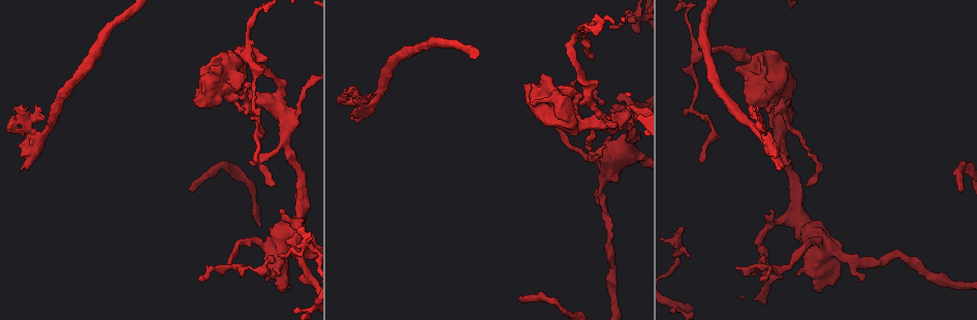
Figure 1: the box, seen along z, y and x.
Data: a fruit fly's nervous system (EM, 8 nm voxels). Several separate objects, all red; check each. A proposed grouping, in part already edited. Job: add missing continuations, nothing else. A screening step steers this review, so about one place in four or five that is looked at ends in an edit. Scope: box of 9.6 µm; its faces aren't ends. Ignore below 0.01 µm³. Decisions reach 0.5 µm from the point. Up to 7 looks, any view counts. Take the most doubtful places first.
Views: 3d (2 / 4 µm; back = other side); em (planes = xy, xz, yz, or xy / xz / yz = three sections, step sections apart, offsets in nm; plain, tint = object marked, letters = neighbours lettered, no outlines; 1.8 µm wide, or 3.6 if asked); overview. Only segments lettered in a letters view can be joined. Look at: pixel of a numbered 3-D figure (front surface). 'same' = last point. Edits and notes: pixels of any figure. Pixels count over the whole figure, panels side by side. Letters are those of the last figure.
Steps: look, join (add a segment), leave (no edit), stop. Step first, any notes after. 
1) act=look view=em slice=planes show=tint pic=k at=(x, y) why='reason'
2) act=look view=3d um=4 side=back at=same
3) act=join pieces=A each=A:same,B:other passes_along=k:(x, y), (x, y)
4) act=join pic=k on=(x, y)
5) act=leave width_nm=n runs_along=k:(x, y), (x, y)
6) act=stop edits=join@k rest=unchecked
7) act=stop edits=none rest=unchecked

act=look view=em slice=planes show=letters pic=1 at=(777, 168) why='an open end'

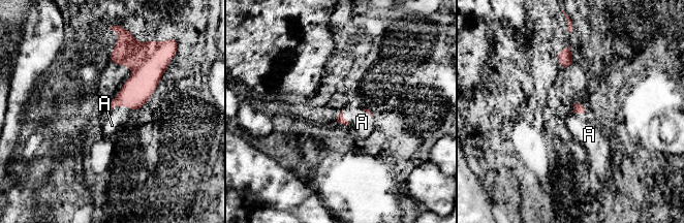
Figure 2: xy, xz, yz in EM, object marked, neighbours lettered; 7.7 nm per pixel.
act=join pieces=A each=A:same passes_along=2:(137, 89), (120, 105), (112, 125) found='it goes on there'

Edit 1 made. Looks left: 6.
act=look view=3d um=4 pic=1 at=(779, 76) why='abrupt turn'

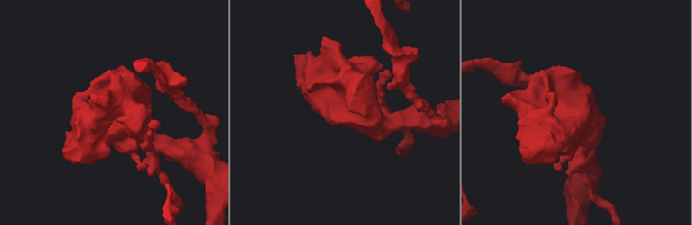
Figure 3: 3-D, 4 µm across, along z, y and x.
act=look view=em um=3.6 slice=planes show=letters pic=3 at=(573, 111)

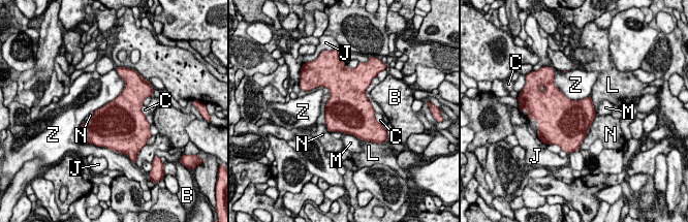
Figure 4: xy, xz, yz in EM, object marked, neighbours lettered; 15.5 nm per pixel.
act=leave each=B:other,C:other,J:other,L:other,M:other,N:other,Z:other border=4:(123, 80), (123, 90), (94, 112) found='no lettered segment goes on from it'

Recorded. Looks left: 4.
act=stop edits=join@2 rest=unchecked

